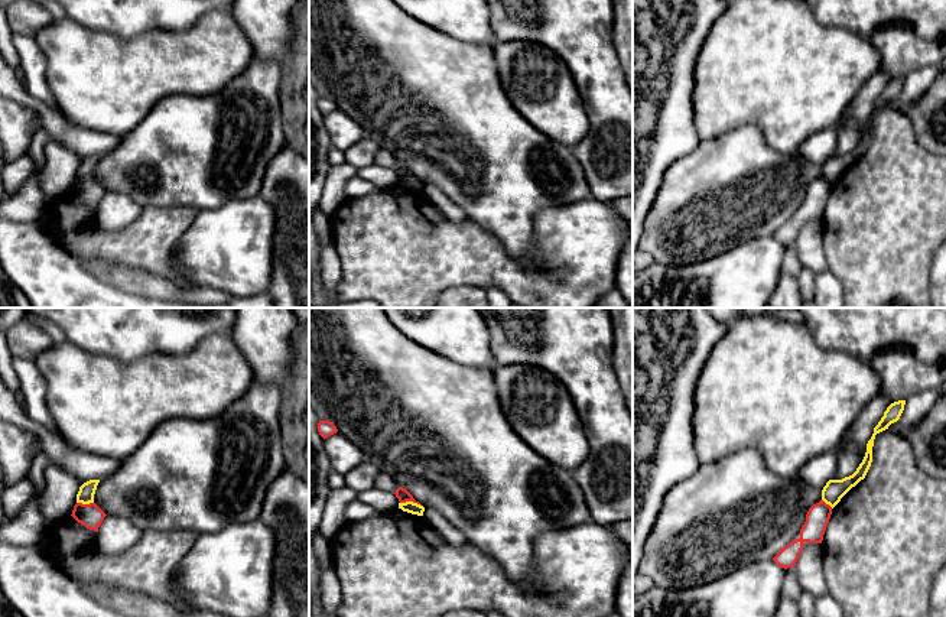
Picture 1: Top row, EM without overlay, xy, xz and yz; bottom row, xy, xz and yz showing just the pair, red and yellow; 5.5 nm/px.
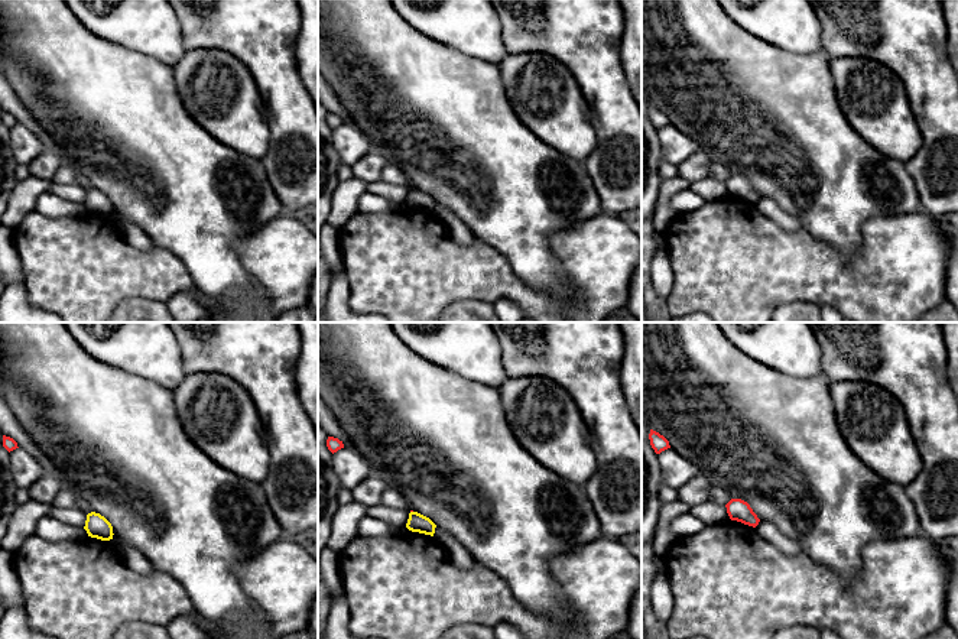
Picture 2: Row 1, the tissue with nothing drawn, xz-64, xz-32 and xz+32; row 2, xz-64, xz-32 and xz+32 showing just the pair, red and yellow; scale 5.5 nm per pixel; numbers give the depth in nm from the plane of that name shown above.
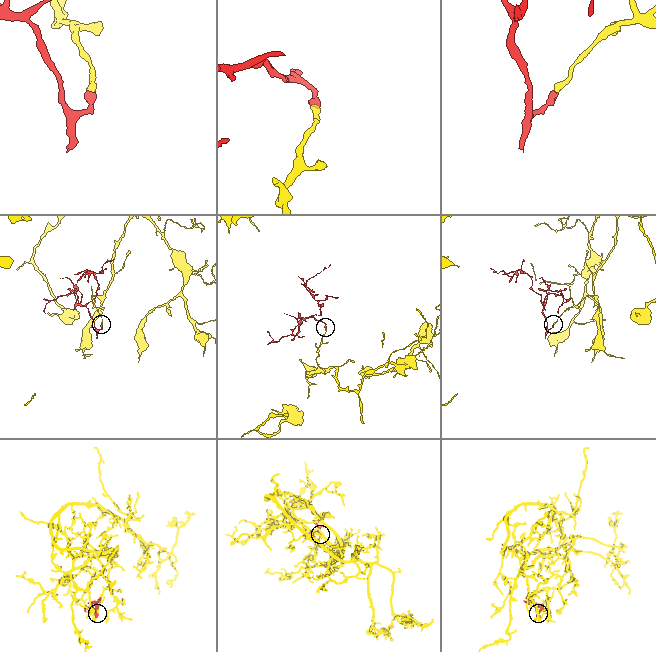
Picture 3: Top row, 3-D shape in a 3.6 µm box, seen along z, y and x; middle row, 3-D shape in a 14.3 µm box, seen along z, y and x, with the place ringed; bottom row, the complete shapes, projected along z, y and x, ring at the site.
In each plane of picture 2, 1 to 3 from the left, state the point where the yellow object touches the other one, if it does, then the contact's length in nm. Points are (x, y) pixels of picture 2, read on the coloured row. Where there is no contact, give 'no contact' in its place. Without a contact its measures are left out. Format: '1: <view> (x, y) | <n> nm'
1: no contact
2: no contact
3: no contact

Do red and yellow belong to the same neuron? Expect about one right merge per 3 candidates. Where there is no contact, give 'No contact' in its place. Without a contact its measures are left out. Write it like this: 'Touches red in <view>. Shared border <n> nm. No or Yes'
Touches red in xz. Shared border 120 nm. No

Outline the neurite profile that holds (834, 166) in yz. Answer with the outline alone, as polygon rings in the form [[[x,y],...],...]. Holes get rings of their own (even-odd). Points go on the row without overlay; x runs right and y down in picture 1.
[[[898,77],[891,79],[887,87],[884,88],[884,92],[878,98],[878,101],[874,104],[874,110],[871,116],[867,120],[867,129],[856,144],[856,147],[845,153],[842,156],[829,156],[826,162],[822,166],[822,176],[829,181],[832,185],[841,178],[841,175],[852,165],[855,163],[861,156],[865,155],[871,139],[872,139],[872,123],[874,123],[874,116],[875,111],[888,105],[888,103],[894,98],[897,98],[904,87],[906,77]]]

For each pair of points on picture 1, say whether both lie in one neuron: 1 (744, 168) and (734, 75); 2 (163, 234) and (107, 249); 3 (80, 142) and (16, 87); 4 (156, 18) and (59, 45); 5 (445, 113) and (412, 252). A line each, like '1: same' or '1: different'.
1: different
2: same
3: same
4: different
5: different

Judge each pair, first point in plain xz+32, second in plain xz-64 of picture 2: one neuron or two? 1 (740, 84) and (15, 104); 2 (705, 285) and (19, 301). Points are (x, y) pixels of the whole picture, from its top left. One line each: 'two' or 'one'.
1: two
2: two

